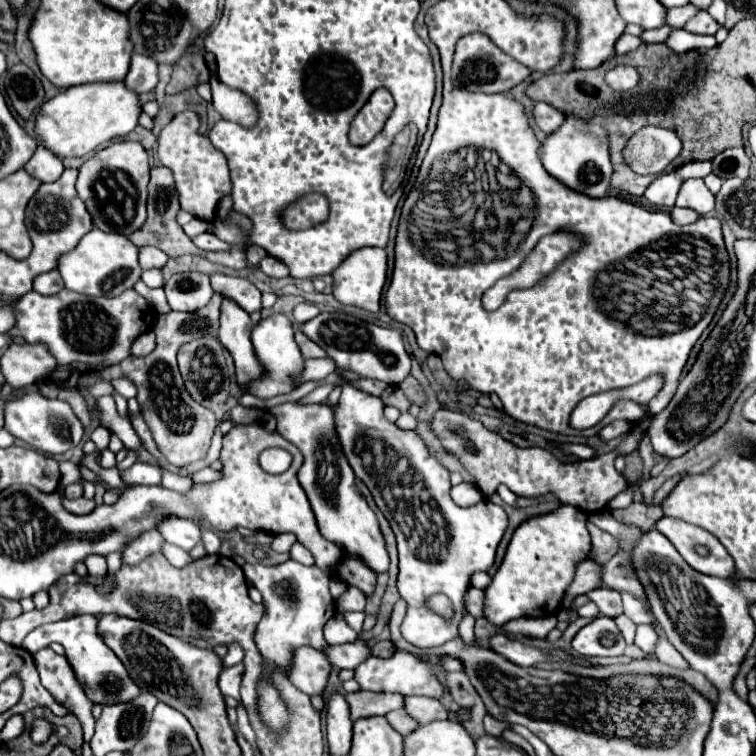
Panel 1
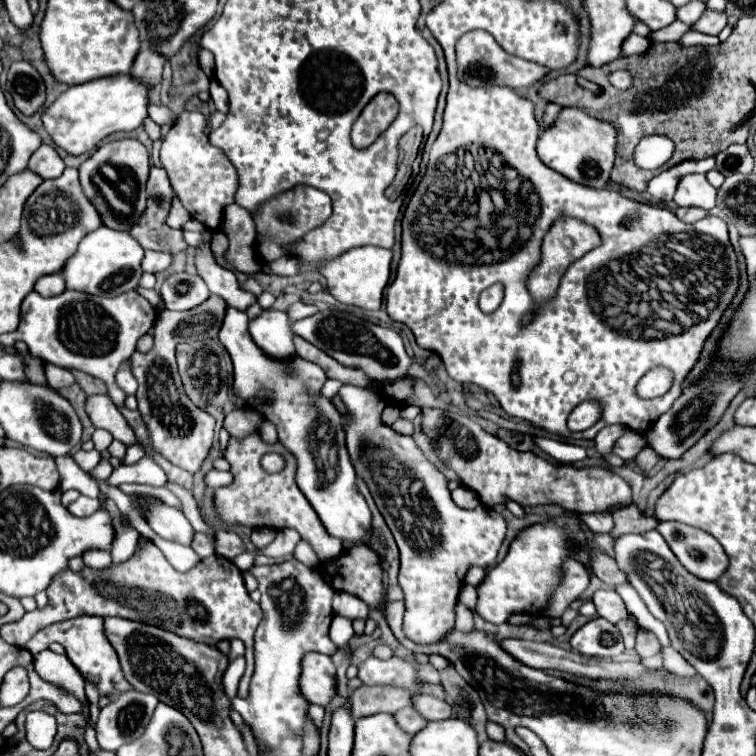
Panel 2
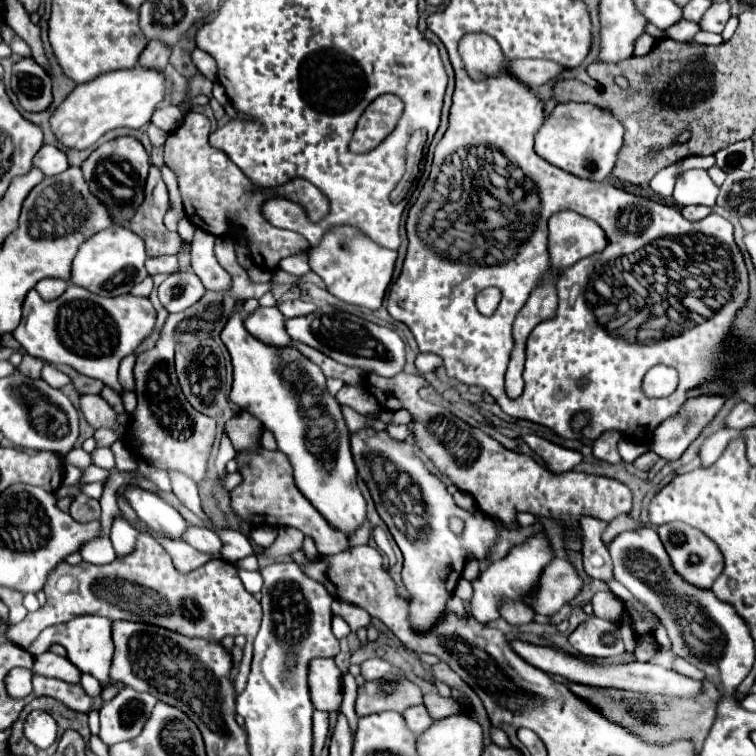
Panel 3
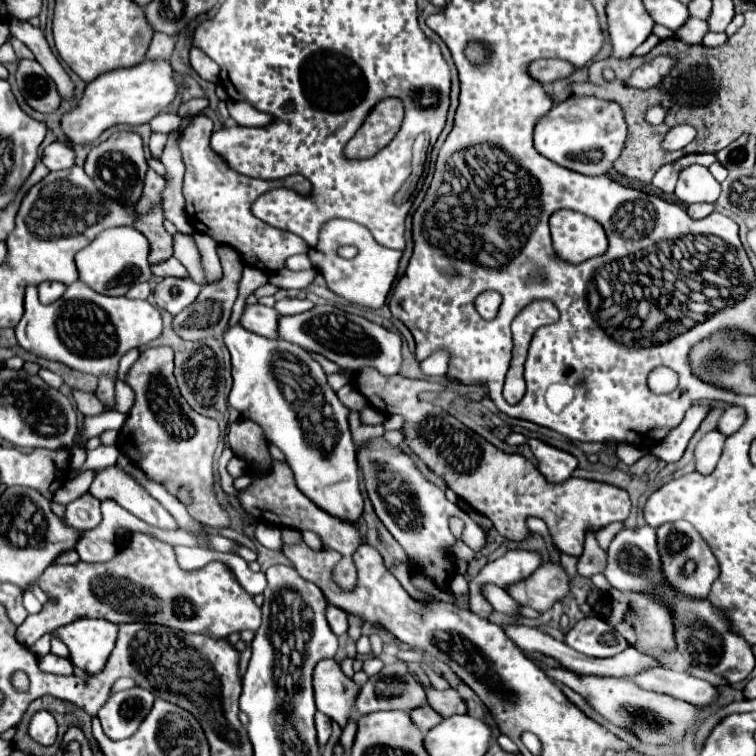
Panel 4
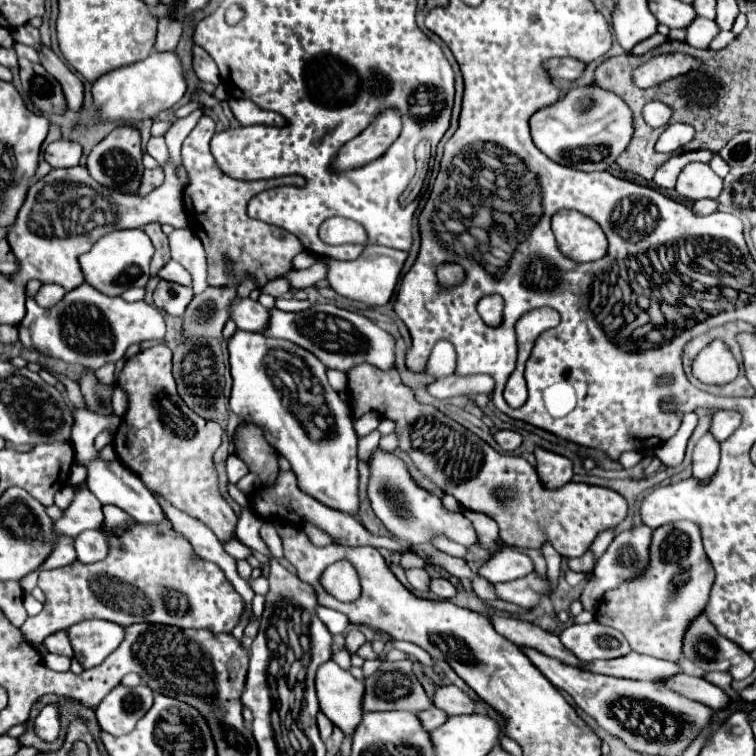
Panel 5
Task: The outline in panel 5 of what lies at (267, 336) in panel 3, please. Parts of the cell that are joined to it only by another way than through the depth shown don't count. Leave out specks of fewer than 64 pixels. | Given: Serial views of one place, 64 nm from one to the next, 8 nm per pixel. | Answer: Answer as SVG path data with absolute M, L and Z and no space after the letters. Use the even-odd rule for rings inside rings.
M234 298L230 318L236 322L240 330L260 332L260 330L266 330L270 324L270 310L250 298L244 298L244 300Z

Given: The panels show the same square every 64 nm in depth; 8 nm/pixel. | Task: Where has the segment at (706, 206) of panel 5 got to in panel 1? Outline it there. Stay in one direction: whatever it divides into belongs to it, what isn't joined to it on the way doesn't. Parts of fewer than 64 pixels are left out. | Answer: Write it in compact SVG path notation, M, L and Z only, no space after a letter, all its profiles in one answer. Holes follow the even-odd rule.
M672 208L670 210L670 218L672 218L672 222L674 224L692 224L692 222L696 222L700 216L694 212L694 210L688 210L688 208Z

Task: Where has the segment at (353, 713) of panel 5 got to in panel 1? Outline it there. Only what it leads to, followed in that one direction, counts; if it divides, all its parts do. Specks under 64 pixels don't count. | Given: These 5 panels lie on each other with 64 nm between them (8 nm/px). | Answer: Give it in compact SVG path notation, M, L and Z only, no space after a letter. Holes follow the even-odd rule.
M300 646L292 652L288 678L298 690L312 696L324 692L330 670L328 662L324 662L324 654L312 650L310 646Z

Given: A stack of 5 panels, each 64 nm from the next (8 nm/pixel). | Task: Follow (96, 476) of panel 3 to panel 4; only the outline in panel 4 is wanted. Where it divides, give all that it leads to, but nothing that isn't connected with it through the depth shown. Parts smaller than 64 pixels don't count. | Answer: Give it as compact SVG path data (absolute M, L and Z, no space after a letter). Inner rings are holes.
M84 470L80 472L74 480L68 480L58 492L54 493L53 500L59 504L69 504L72 500L76 500L78 496L88 492L88 486L92 484L92 480L96 478L94 470Z

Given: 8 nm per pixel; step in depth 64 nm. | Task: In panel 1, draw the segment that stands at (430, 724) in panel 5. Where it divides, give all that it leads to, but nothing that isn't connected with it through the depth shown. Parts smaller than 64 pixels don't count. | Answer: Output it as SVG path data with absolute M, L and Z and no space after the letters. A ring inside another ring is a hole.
M392 710L392 712L388 712L384 718L386 718L388 724L390 724L396 732L400 732L402 736L410 734L410 732L418 726L416 720L412 720L412 718L406 714L406 710Z

